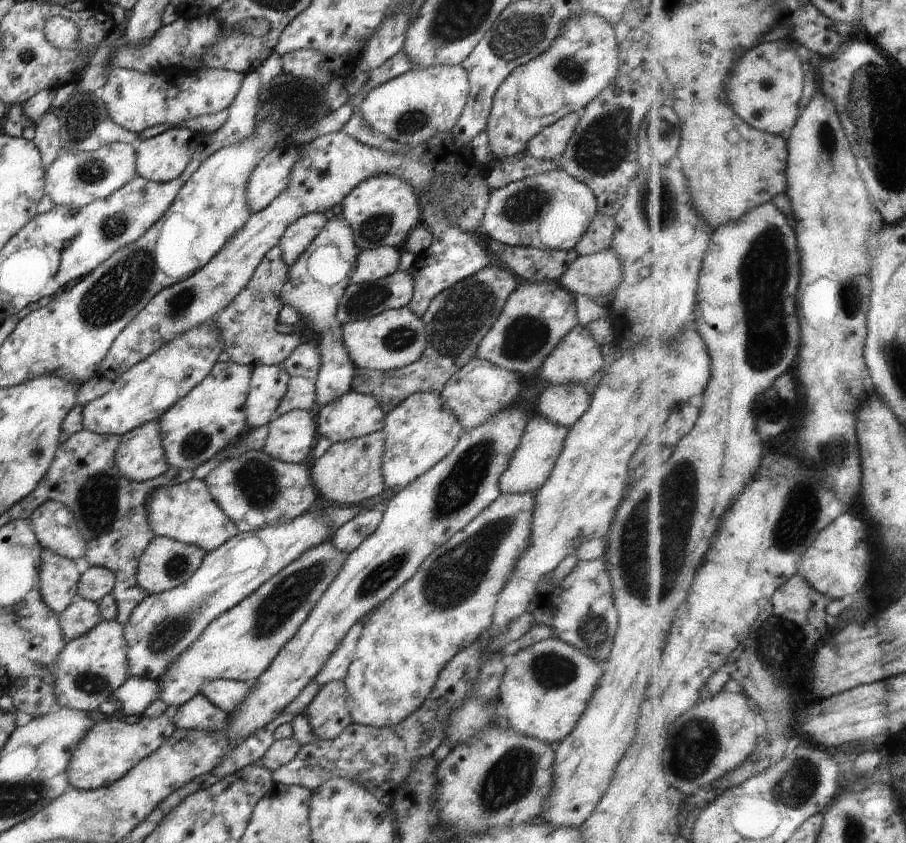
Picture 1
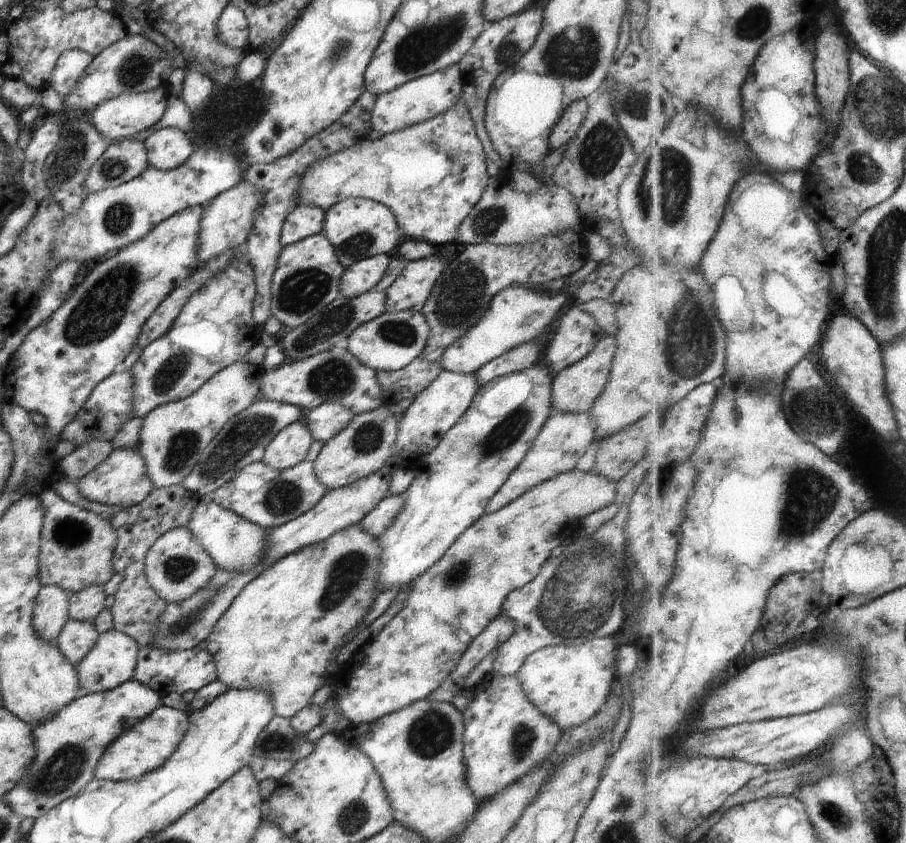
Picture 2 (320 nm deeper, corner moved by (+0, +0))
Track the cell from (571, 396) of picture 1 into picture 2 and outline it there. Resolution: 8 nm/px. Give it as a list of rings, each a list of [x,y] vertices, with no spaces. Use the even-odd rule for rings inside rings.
[[[606,335],[600,338],[590,354],[554,373],[552,383],[552,406],[554,411],[574,414],[590,412],[608,382],[615,352],[615,335]]]

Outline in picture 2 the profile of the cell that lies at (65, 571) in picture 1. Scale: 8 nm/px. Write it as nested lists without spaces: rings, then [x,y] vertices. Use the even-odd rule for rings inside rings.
[[[59,586],[42,587],[36,595],[32,616],[33,629],[39,637],[56,642],[69,619],[69,595]]]

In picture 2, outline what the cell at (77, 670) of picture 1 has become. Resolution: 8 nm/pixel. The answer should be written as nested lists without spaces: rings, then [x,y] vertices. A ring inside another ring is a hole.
[[[116,629],[98,635],[96,644],[76,664],[79,685],[83,693],[99,693],[112,690],[132,679],[137,663],[139,644],[127,634]]]

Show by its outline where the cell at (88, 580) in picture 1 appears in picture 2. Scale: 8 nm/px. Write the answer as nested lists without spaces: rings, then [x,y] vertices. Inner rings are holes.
[[[92,585],[69,595],[69,618],[75,621],[94,622],[104,610],[106,602],[103,586]]]

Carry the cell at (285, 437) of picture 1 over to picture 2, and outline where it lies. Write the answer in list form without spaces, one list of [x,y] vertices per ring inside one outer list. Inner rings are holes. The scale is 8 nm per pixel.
[[[304,421],[284,427],[267,446],[262,462],[273,469],[284,470],[304,461],[313,442]]]

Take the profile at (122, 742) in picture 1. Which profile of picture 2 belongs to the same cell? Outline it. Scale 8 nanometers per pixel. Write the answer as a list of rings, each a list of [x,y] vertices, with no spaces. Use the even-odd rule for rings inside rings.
[[[163,705],[152,711],[144,720],[138,721],[130,730],[124,731],[111,742],[98,764],[95,766],[94,778],[112,782],[139,779],[160,768],[178,748],[189,725],[188,713]]]

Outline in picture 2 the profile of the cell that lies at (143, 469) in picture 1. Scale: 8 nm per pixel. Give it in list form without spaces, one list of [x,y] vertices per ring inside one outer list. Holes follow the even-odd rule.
[[[138,448],[115,449],[93,470],[75,481],[80,496],[91,503],[125,509],[140,504],[154,490]]]

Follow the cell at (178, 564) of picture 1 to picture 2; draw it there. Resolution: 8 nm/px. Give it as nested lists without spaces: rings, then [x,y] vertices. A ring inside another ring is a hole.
[[[176,527],[156,539],[145,558],[145,574],[151,587],[167,603],[179,603],[204,588],[218,570],[215,562],[186,528]]]

